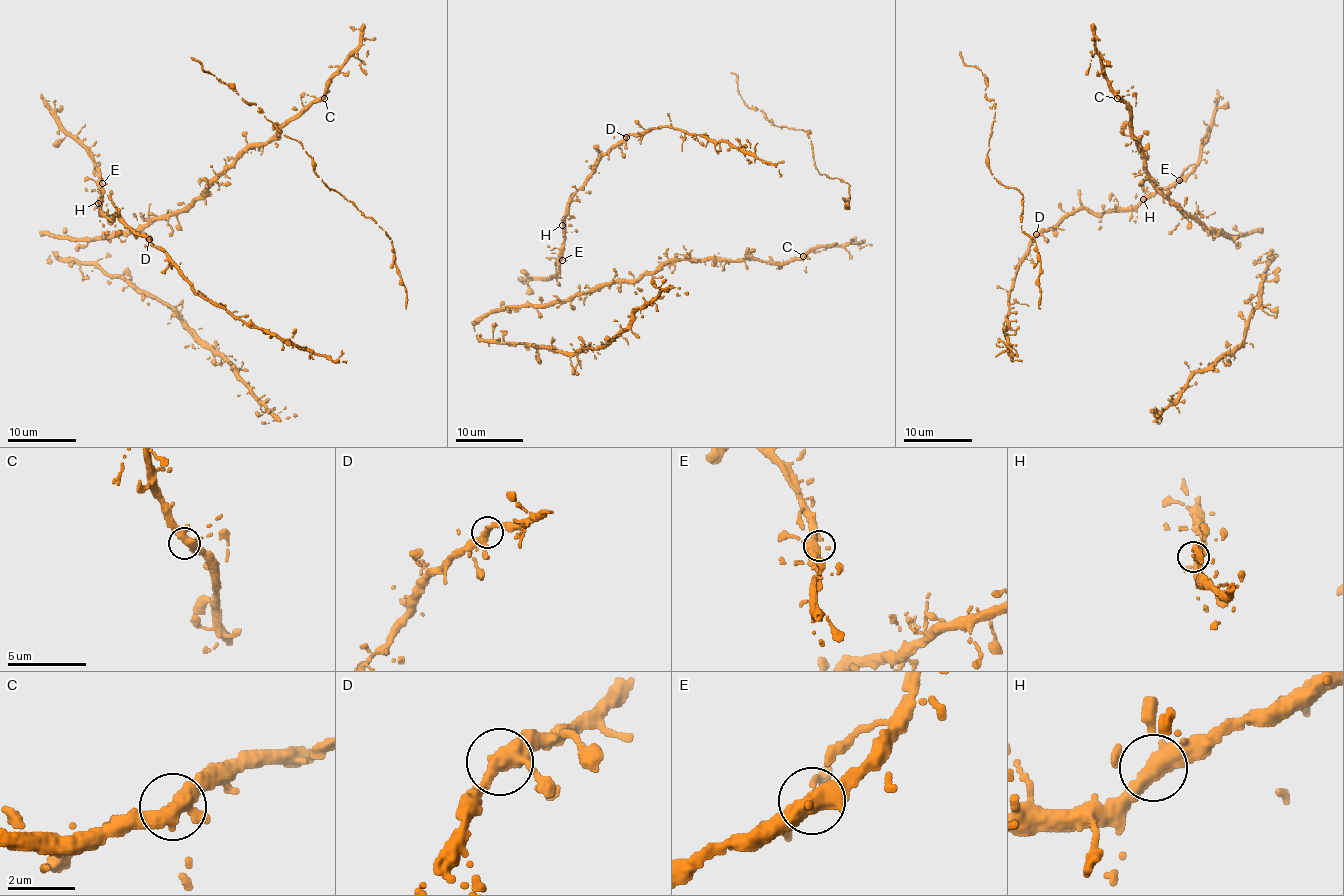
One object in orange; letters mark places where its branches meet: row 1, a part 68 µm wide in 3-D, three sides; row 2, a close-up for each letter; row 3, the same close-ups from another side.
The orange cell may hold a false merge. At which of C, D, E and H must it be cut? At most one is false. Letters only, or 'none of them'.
none of them

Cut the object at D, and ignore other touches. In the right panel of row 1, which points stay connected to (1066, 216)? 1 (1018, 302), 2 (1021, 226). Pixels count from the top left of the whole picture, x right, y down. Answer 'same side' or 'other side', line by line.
1: other side
2: same side

